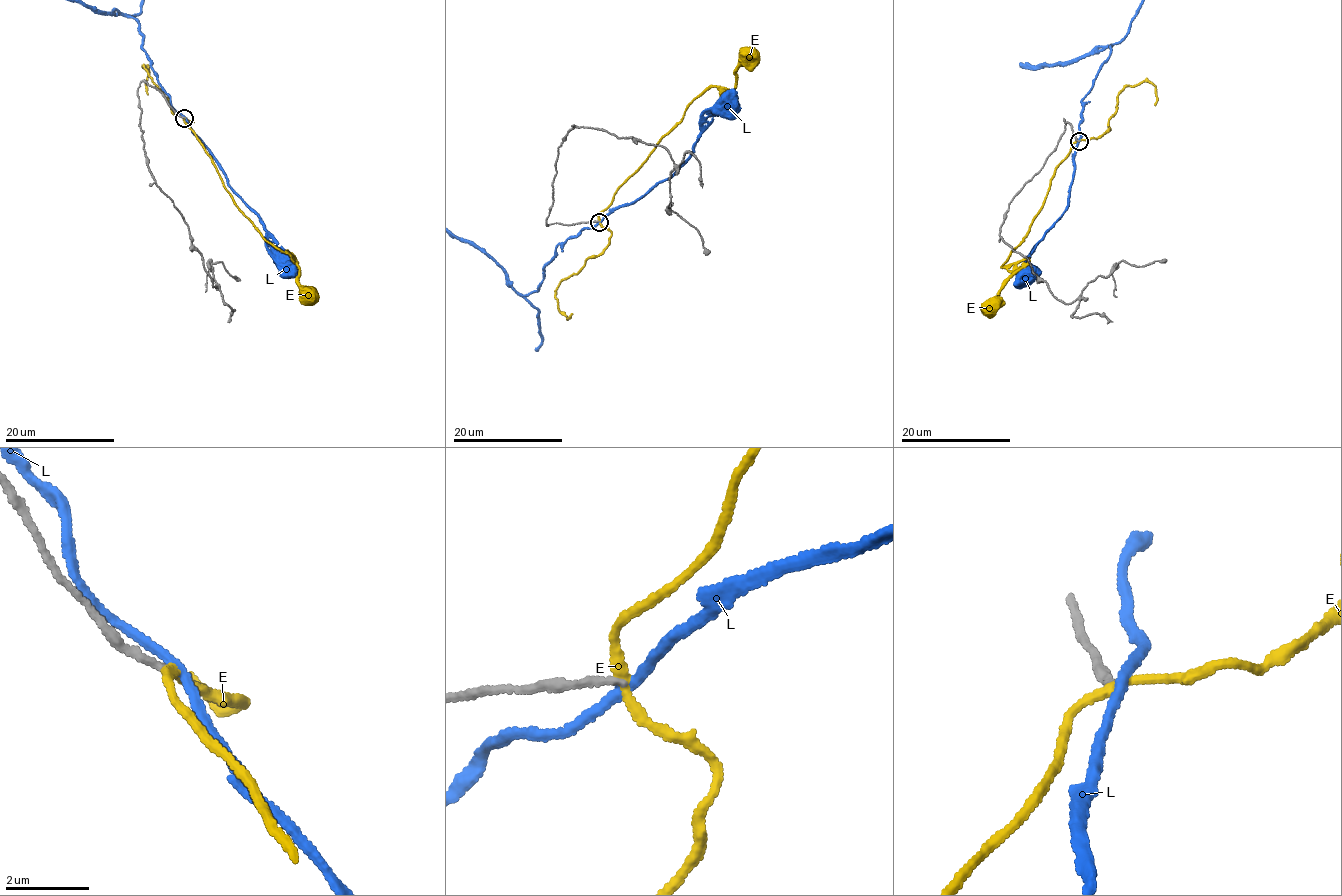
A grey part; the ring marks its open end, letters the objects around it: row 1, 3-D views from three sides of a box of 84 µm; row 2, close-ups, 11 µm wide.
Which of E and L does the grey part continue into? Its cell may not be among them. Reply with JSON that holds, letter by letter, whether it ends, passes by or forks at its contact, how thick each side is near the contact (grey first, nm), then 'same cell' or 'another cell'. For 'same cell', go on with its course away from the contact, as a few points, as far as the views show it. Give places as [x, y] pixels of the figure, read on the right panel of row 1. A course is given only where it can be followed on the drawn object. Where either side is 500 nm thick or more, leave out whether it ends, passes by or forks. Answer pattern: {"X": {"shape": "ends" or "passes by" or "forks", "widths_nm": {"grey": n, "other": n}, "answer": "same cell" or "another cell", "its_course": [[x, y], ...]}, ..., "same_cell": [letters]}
{"E": {"shape": "passes by", "widths_nm": {"grey": 190, "other": 220}, "answer": "another cell"}, "L": {"shape": "passes by", "widths_nm": {"grey": 190, "other": 240}, "answer": "another cell"}, "same_cell": []}

